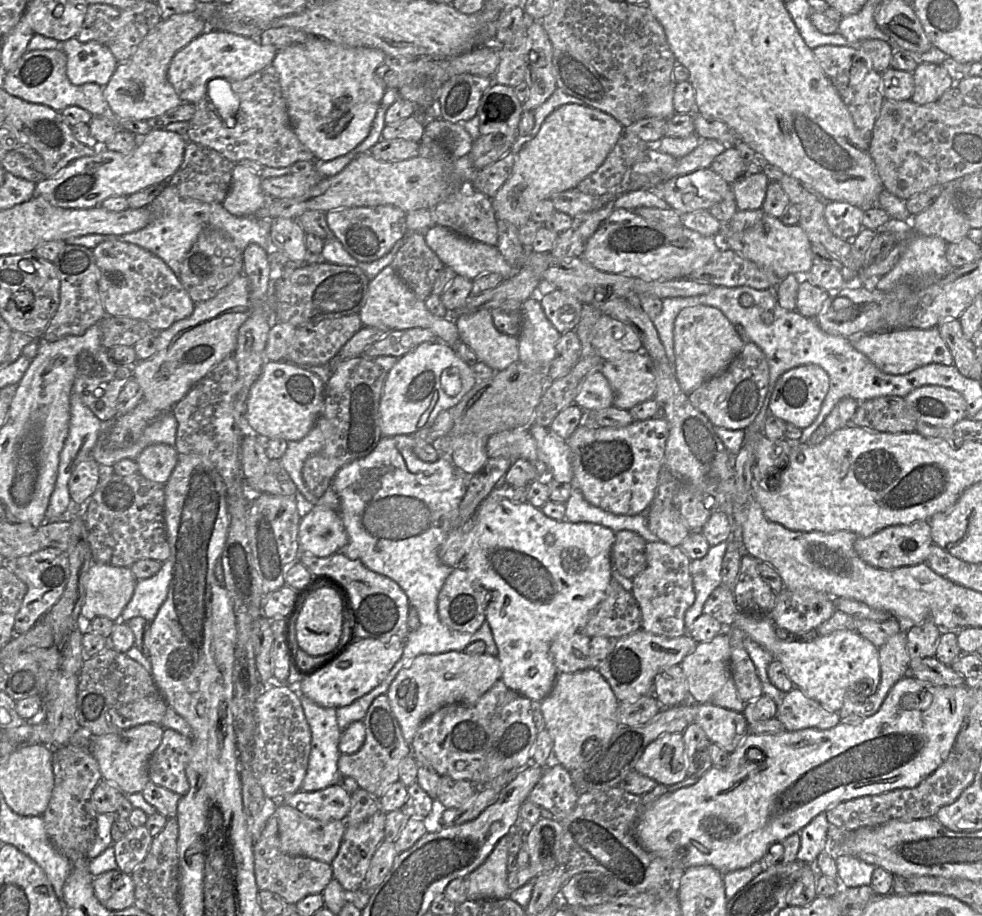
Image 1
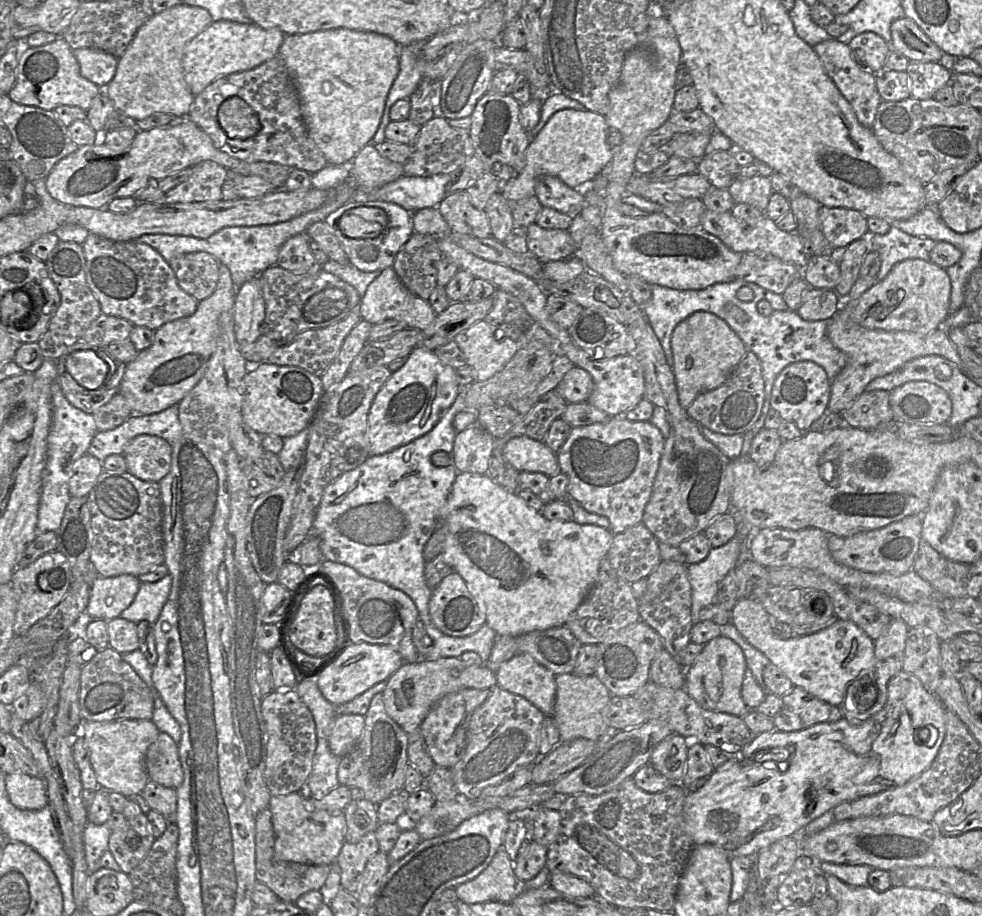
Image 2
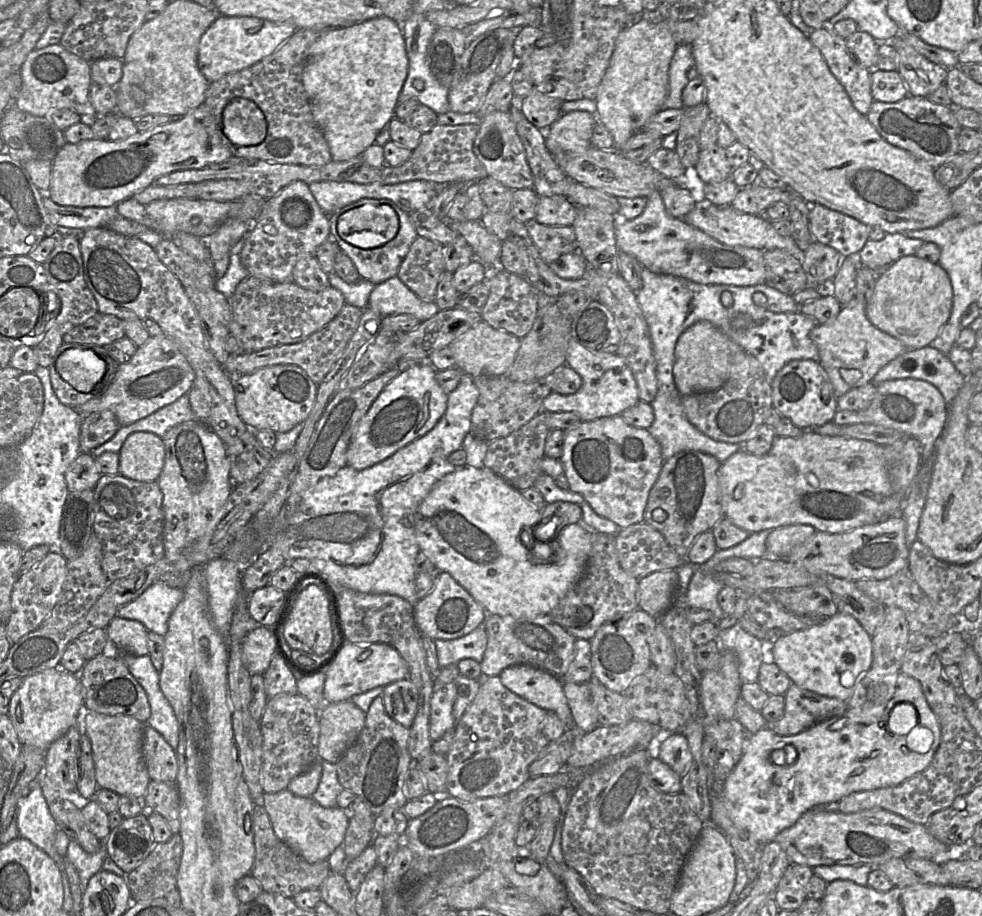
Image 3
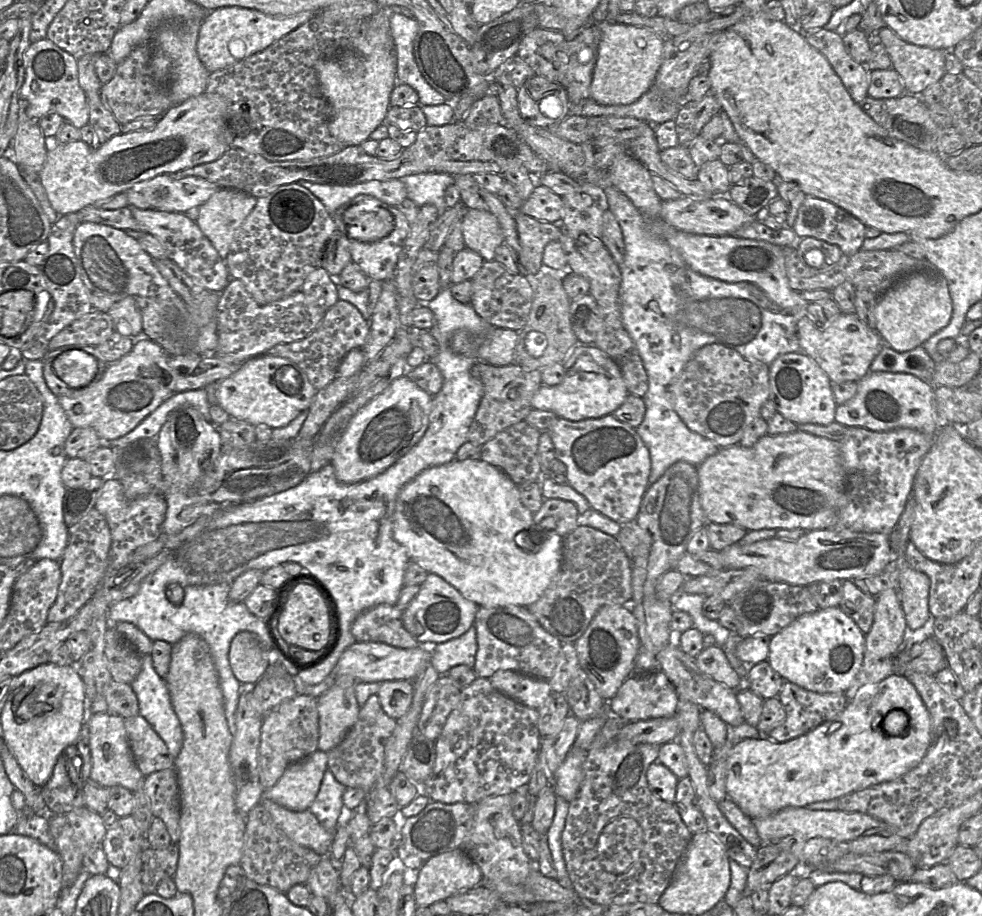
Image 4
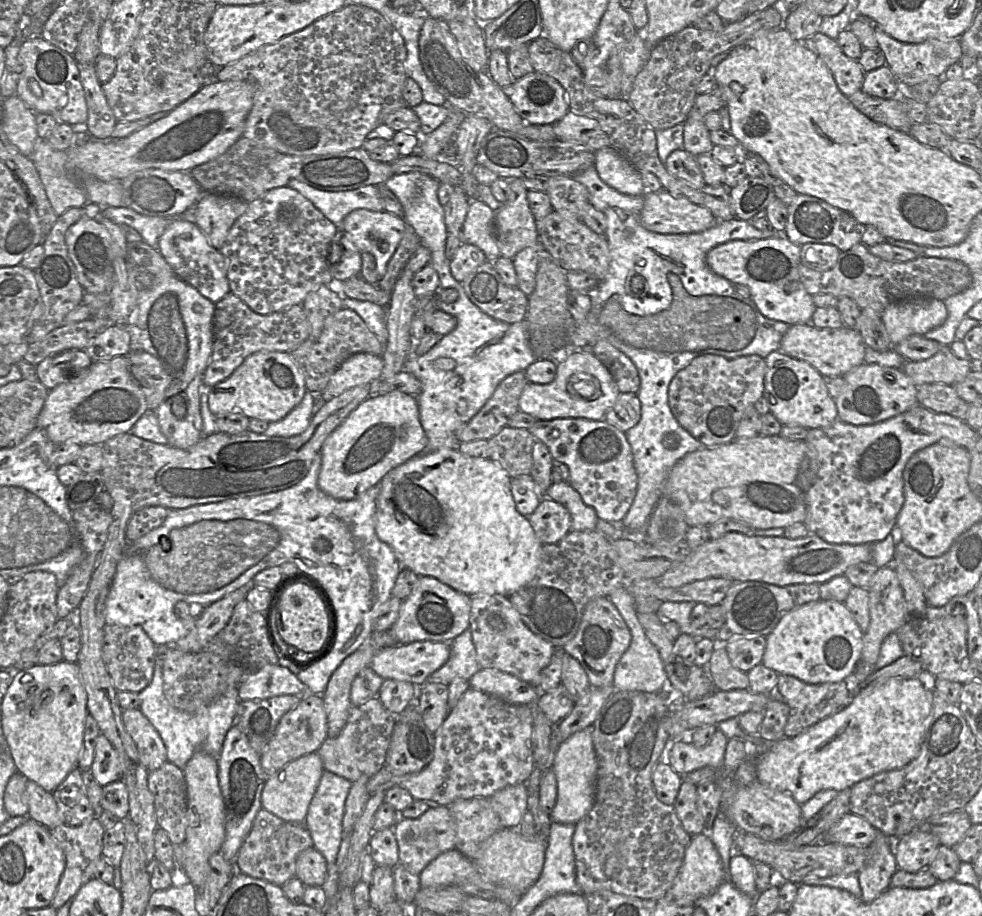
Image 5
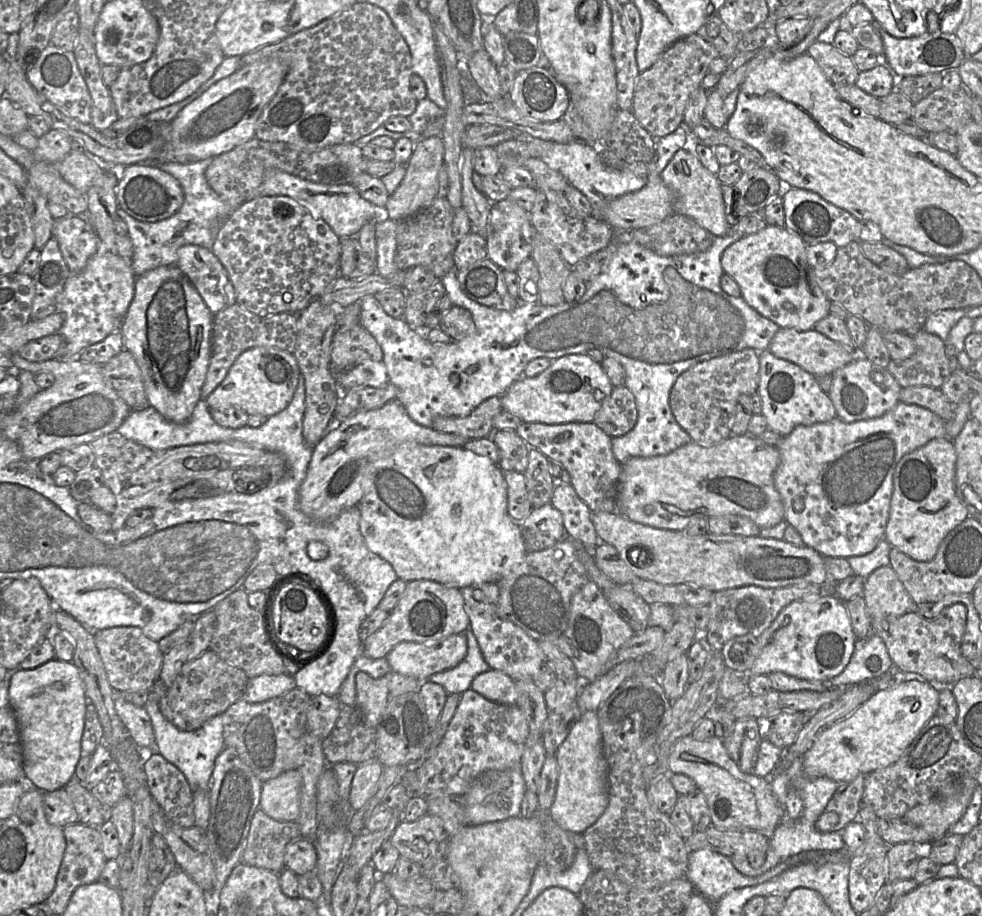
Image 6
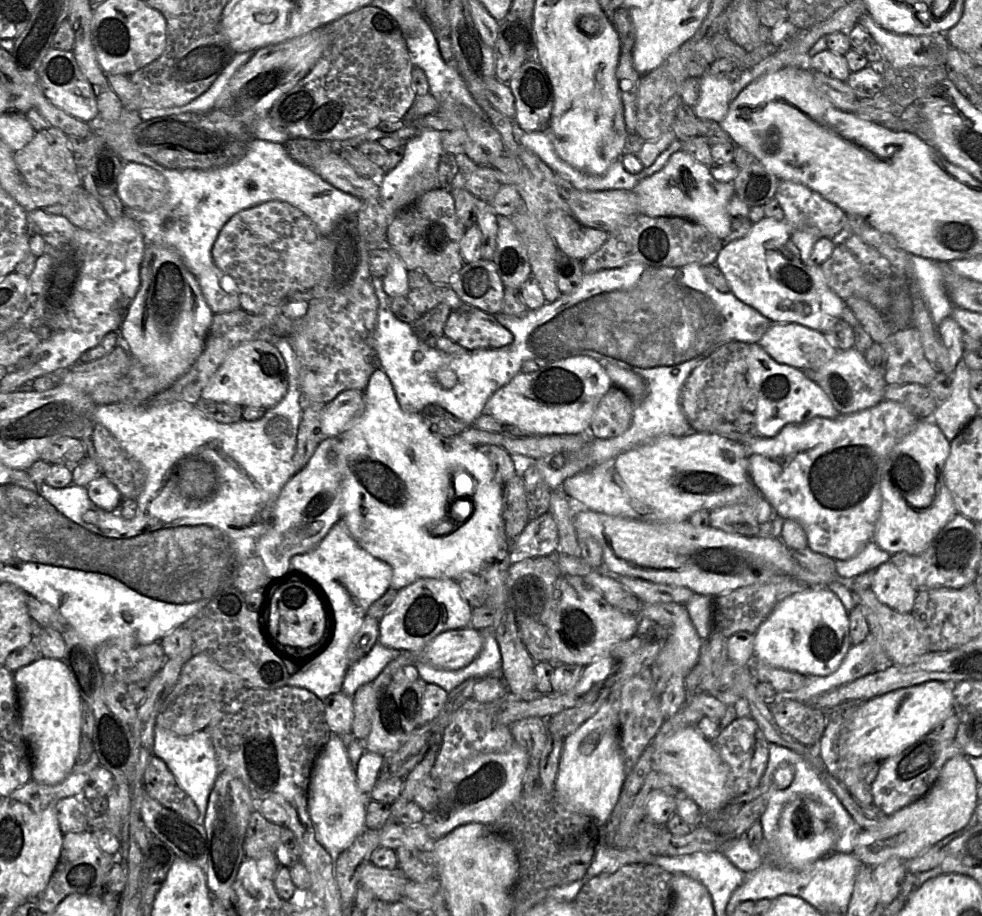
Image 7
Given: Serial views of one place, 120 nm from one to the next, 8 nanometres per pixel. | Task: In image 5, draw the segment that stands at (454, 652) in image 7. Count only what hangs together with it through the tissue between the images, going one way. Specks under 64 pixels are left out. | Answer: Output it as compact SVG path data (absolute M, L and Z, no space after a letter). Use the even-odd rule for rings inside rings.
M416 641L384 647L376 652L370 667L384 680L393 679L421 687L450 657L450 643Z

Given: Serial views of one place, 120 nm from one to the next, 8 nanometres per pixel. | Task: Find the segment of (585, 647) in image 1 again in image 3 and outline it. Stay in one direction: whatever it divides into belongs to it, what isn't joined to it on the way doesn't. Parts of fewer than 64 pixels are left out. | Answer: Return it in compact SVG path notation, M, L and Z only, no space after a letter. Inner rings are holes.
M486 613L484 625L487 634L487 646L480 662L483 676L499 676L504 669L514 665L533 666L547 671L560 679L567 672L574 655L576 639L560 625L552 621L549 615L535 618L515 618L509 615L499 616Z

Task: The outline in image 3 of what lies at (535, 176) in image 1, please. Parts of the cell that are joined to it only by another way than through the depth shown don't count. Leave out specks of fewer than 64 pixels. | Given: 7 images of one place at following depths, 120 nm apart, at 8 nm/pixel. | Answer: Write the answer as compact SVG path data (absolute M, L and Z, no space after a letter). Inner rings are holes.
M586 111L563 113L545 133L545 146L554 156L560 152L583 152L591 147L590 139L598 118Z

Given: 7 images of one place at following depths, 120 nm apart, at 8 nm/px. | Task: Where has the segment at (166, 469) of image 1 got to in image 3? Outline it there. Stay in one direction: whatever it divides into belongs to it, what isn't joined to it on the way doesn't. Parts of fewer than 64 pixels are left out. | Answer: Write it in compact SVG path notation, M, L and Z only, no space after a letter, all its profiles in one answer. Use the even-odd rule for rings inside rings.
M134 432L123 443L119 454L119 474L142 482L158 480L165 461L161 437L152 432Z

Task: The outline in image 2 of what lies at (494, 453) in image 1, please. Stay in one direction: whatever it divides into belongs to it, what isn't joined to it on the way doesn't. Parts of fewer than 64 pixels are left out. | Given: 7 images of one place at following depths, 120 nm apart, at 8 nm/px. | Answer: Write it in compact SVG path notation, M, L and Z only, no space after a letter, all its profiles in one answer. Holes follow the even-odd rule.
M518 436L509 440L503 457L519 472L538 472L552 477L561 472L557 455L544 442L527 436Z

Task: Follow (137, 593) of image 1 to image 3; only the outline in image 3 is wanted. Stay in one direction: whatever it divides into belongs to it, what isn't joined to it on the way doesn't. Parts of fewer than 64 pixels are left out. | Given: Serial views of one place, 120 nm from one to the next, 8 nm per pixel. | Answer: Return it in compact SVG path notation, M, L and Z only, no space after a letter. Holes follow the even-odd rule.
M155 581L135 600L122 606L117 615L121 618L137 620L148 631L165 636L171 614L183 598L183 589Z

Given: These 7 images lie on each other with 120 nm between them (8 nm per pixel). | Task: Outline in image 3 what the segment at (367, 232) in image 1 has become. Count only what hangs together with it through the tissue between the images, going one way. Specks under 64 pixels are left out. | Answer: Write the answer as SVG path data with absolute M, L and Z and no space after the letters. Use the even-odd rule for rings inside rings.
M374 198L373 199L360 199L358 201L345 205L344 207L336 211L333 215L330 215L328 217L328 222L329 222L330 238L333 238L339 245L339 248L351 259L360 277L362 279L371 281L373 284L378 284L382 281L389 279L390 277L397 275L397 271L398 271L401 261L407 254L411 243L416 238L416 235L418 235L411 222L409 214L403 211L402 209L400 209L391 200L382 200L382 199L374 199ZM378 203L388 205L389 207L391 207L394 210L398 218L398 229L397 229L395 236L392 239L390 239L386 243L380 246L377 246L377 247L360 248L360 247L351 245L350 243L344 241L339 236L337 232L337 228L336 228L336 222L337 222L337 218L339 217L341 213L348 211L352 208L365 205L365 204L377 205Z

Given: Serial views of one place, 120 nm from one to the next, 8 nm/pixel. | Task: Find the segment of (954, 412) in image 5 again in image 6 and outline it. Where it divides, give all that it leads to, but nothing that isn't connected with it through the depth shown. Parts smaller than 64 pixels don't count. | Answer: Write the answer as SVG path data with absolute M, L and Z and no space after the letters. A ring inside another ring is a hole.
M912 386L901 388L899 401L926 408L944 421L954 417L954 404L951 403L939 388Z

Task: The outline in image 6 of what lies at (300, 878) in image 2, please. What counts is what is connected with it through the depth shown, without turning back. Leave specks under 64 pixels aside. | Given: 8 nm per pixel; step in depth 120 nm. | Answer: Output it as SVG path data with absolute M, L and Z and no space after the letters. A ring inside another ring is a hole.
M258 808L252 818L241 862L274 873L285 869L287 845L301 836L296 821L277 821Z

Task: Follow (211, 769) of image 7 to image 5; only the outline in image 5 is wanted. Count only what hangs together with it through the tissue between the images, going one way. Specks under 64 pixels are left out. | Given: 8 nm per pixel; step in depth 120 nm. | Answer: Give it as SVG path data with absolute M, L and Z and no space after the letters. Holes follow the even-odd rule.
M156 650L155 654L153 678L150 684L139 692L141 699L139 709L161 736L167 750L167 761L172 762L183 770L187 762L197 751L203 751L218 758L227 732L232 727L238 711L240 702L238 687L228 689L215 701L200 707L195 713L178 710L168 702L164 694L162 671L164 656L158 656Z

